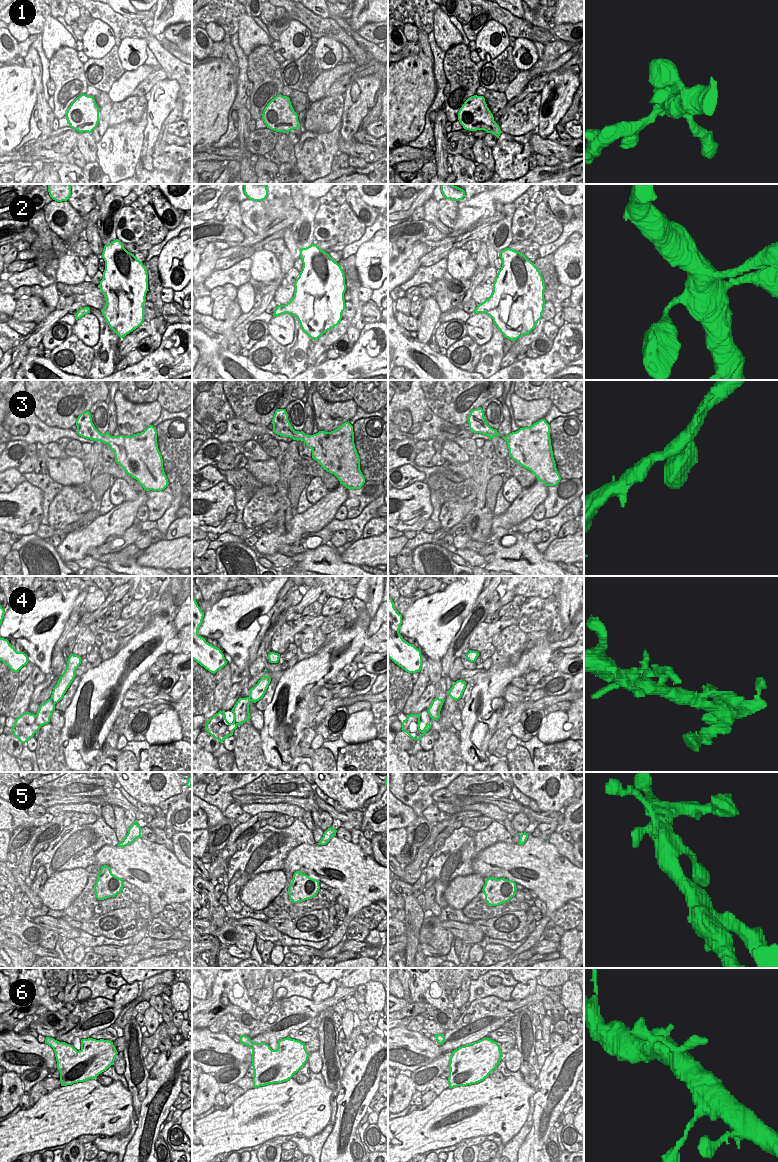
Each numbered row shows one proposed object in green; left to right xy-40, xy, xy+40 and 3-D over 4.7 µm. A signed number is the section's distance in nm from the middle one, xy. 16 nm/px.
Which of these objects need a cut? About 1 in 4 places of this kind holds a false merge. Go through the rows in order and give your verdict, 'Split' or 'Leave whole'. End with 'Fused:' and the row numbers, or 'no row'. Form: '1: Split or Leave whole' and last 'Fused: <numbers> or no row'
1: Leave whole
2: Leave whole
3: Leave whole
4: Leave whole
5: Leave whole
6: Leave whole
Fused: no row.

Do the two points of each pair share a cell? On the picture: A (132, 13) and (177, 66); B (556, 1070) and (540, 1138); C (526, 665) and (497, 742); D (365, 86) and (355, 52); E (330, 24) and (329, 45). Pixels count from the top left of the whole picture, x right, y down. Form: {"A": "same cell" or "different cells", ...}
{"A": "different cells", "B": "same cell", "C": "different cells", "D": "different cells", "E": "different cells"}

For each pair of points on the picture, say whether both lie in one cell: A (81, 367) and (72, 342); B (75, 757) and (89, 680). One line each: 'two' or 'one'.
A: one
B: one

